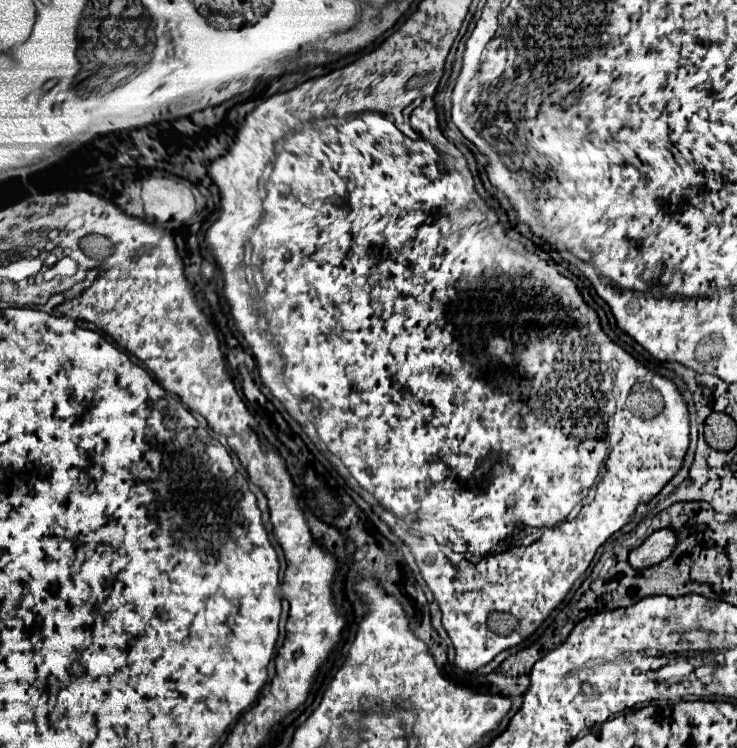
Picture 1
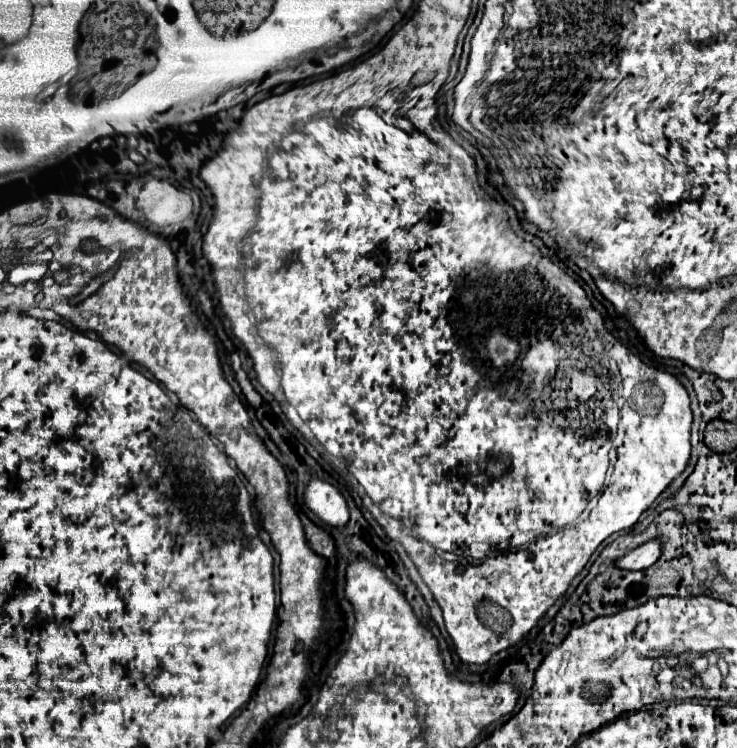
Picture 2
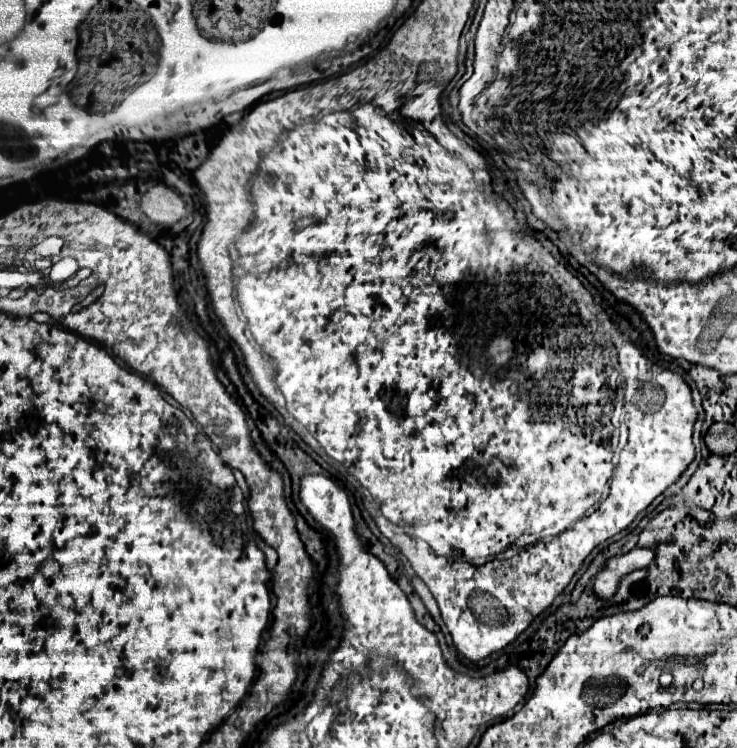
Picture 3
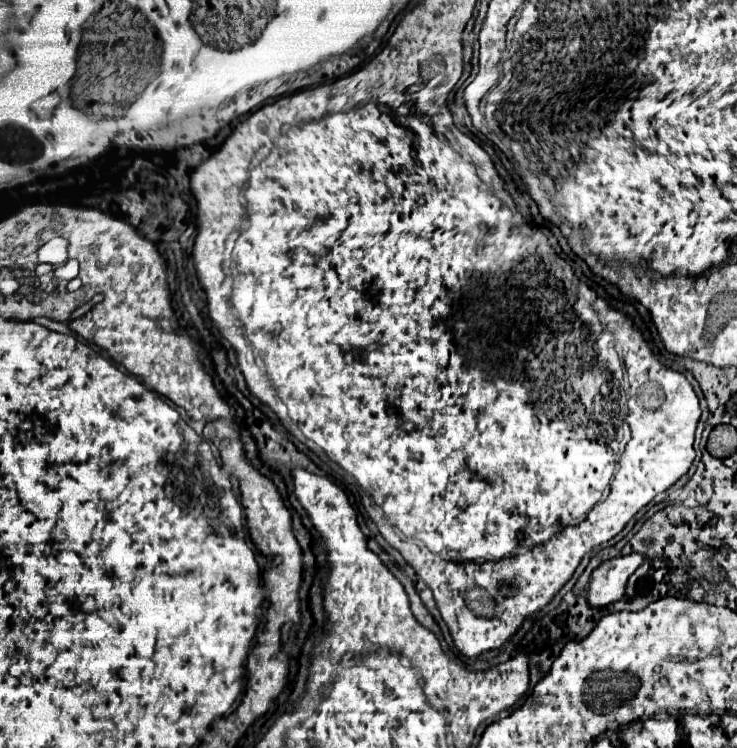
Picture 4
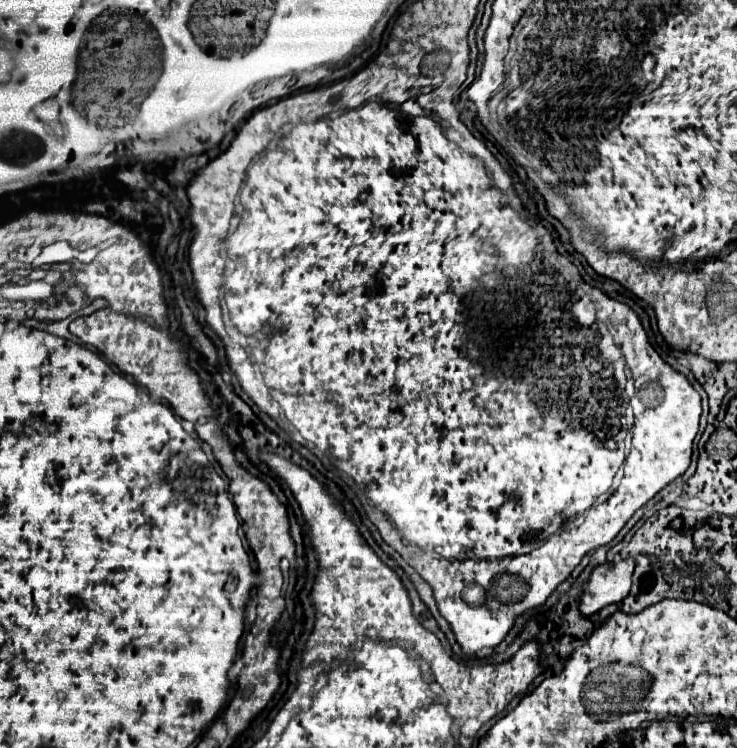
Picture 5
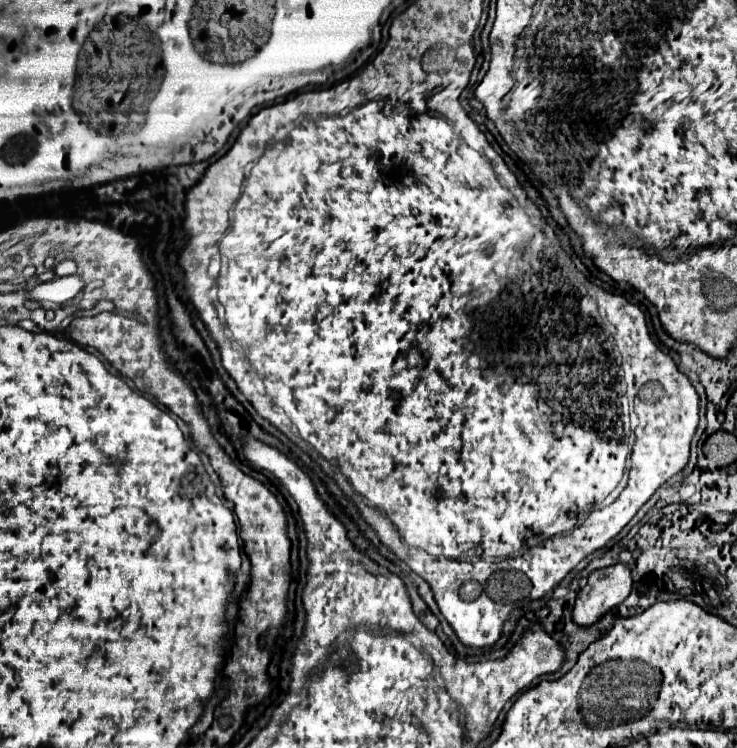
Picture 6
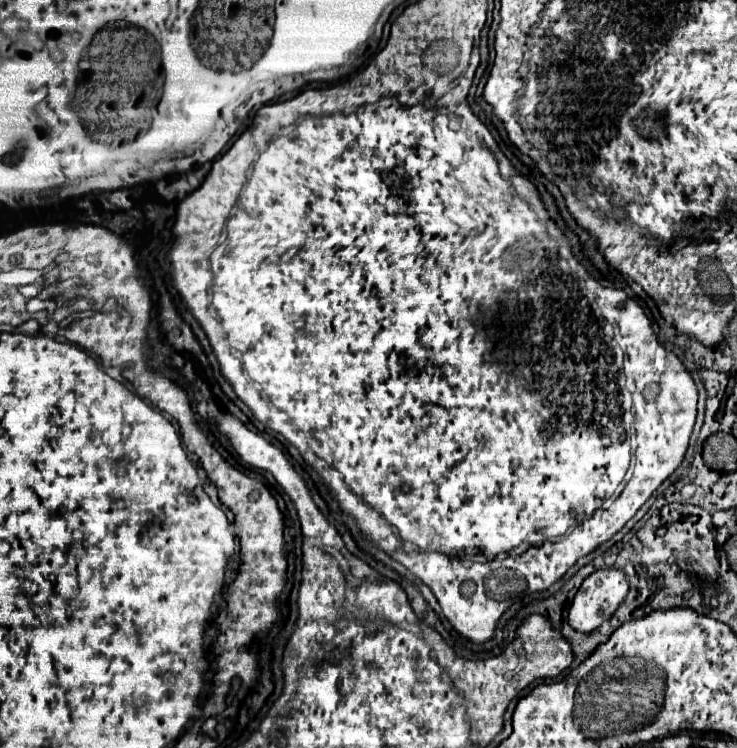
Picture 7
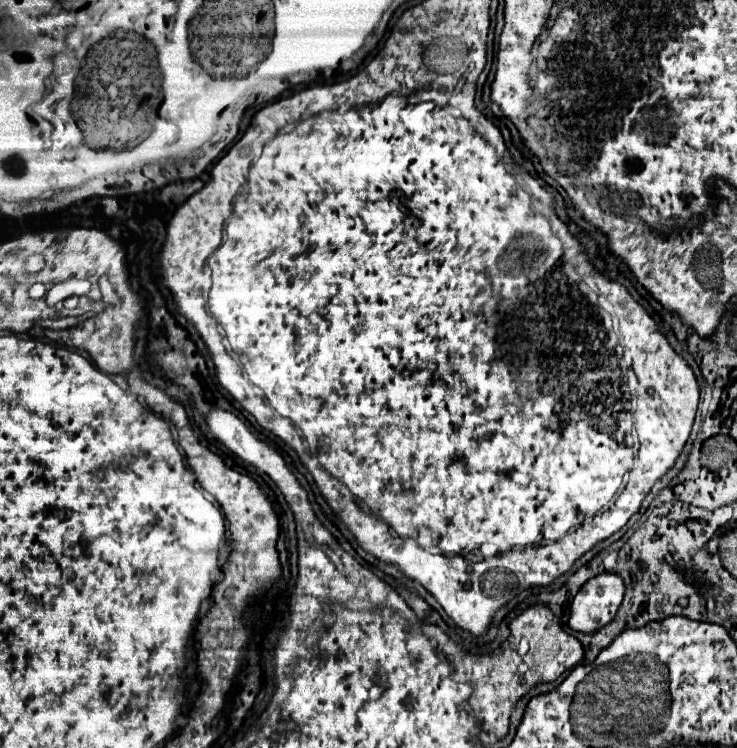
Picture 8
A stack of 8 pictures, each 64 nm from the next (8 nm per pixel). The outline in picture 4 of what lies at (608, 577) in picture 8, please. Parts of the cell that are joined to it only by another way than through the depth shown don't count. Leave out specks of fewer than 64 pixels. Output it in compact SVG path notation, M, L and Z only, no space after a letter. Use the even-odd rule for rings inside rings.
M632 552L626 556L616 556L606 562L602 562L594 572L590 580L588 590L588 602L592 606L606 606L622 598L624 584L628 582L628 576L644 564L646 556Z

